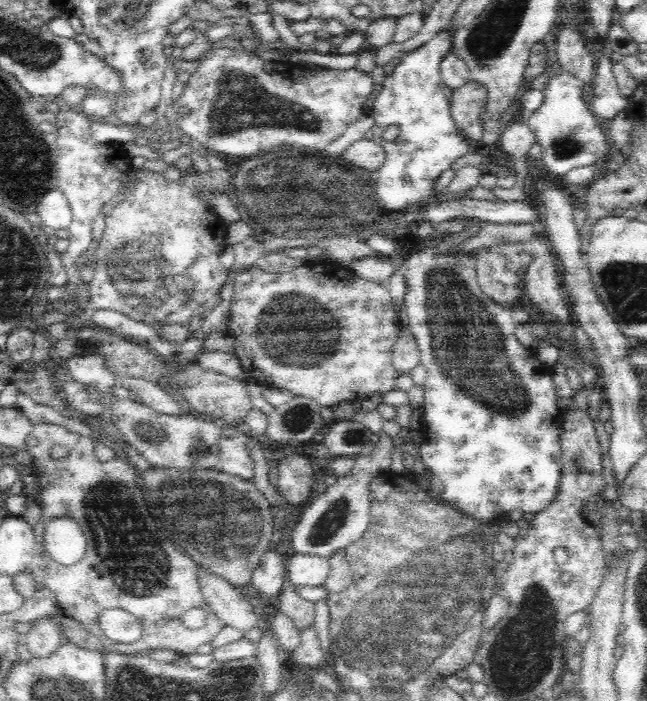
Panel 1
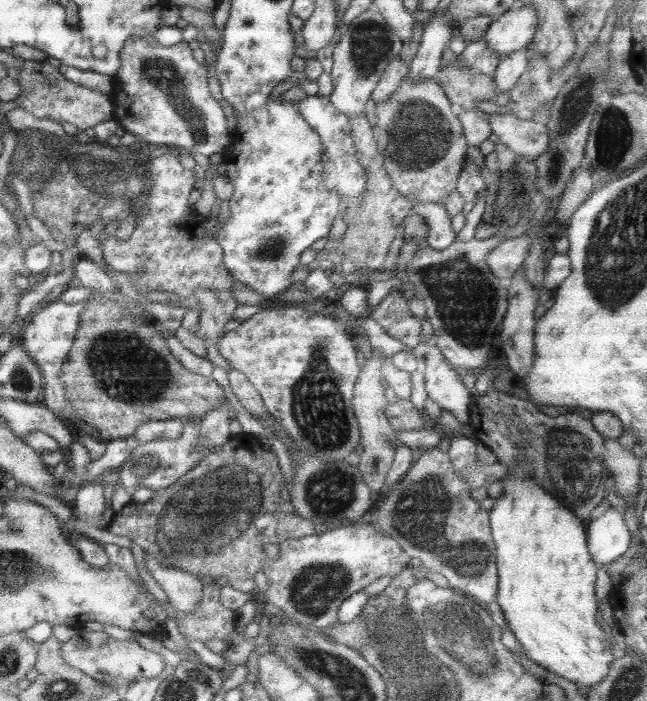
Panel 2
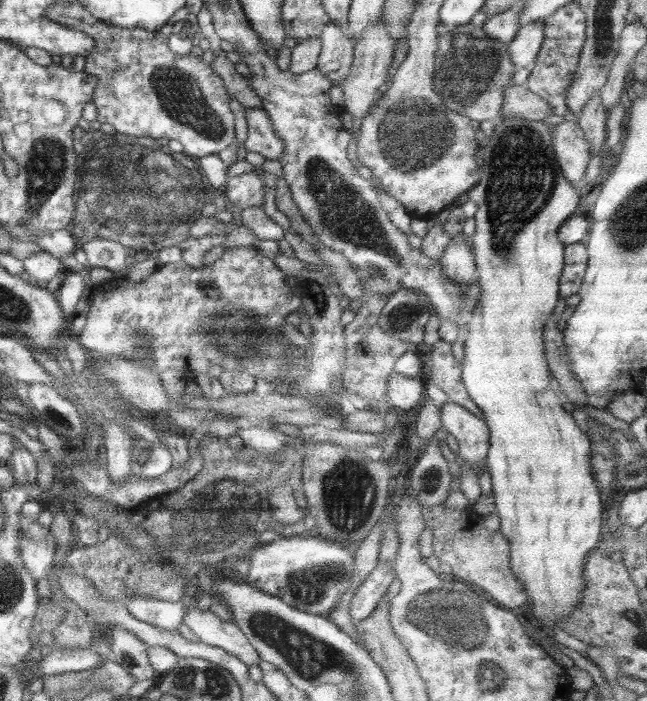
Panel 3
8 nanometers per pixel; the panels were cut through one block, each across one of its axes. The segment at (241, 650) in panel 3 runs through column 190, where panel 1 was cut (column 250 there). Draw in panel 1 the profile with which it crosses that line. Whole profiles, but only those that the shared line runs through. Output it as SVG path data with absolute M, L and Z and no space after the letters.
M203 570L200 571L199 582L211 612L224 626L236 628L244 635L254 628L262 628L263 616L254 613L250 600L244 599L242 594L235 590L236 586Z

